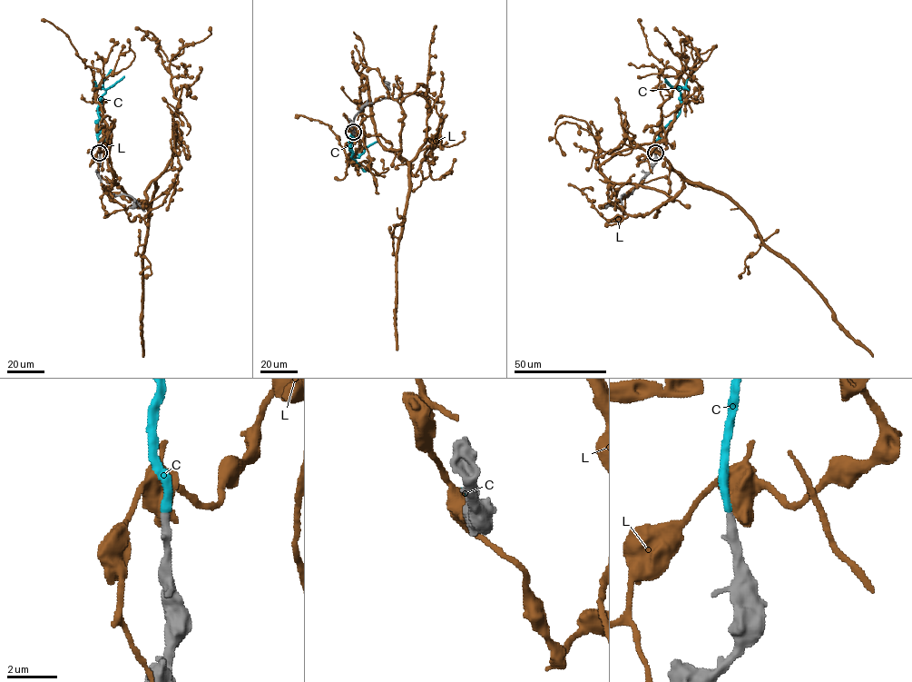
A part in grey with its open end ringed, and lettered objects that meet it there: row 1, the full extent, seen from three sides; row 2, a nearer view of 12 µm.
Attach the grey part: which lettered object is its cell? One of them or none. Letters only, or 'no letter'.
C

